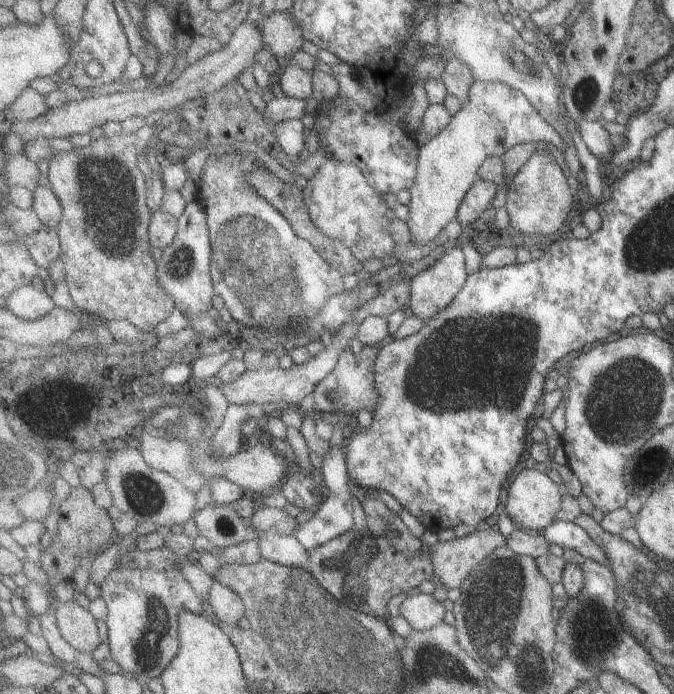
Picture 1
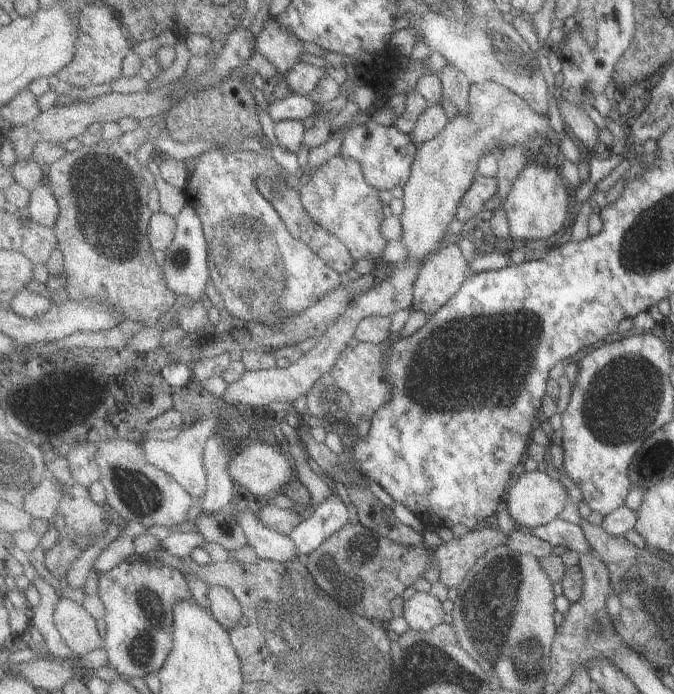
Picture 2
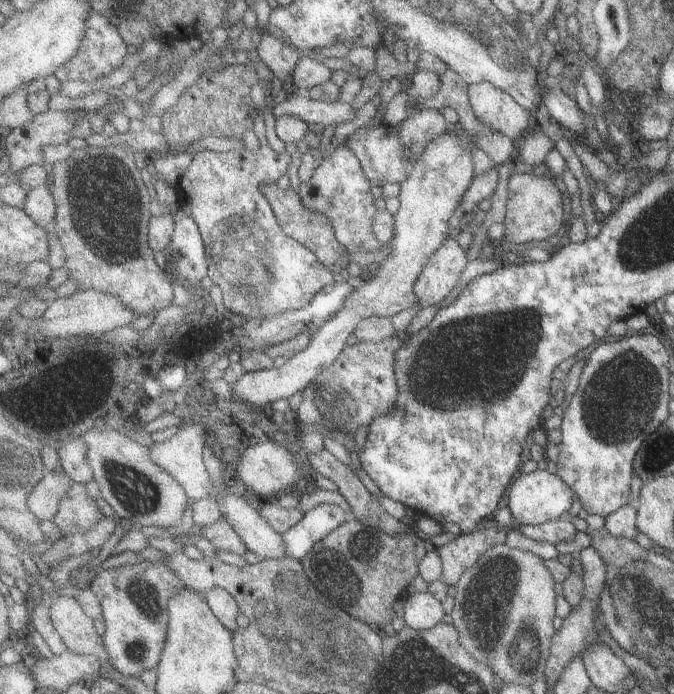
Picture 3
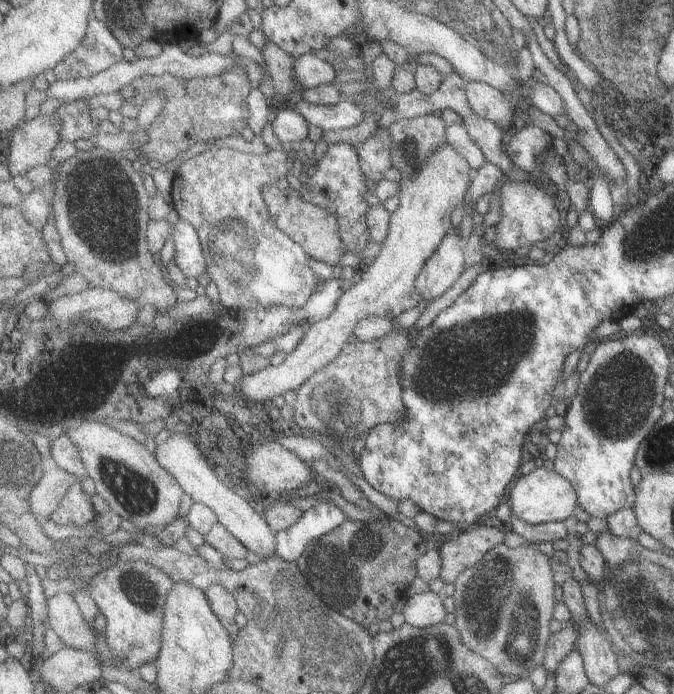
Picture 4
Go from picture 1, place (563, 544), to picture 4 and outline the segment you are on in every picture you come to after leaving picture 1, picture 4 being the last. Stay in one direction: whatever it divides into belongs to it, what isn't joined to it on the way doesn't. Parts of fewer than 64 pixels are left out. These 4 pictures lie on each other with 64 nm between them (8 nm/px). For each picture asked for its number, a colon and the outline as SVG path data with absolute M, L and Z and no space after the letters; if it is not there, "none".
2: M561 518L553 520L547 526L539 526L529 530L535 538L545 540L553 546L569 546L571 550L575 550L577 554L589 554L593 550L589 538L585 536L583 526L575 526L571 522L565 522Z
3: M569 518L553 520L553 522L547 522L547 524L539 524L539 526L525 526L525 524L513 522L513 528L521 530L523 536L527 536L527 538L533 538L537 542L551 542L551 544L575 540L575 534L577 534L573 522Z
4: M519 516L509 518L507 528L511 532L517 532L519 536L523 536L529 544L551 544L553 540L565 540L567 538L567 522L551 522L551 524L529 524L525 520L521 520Z

